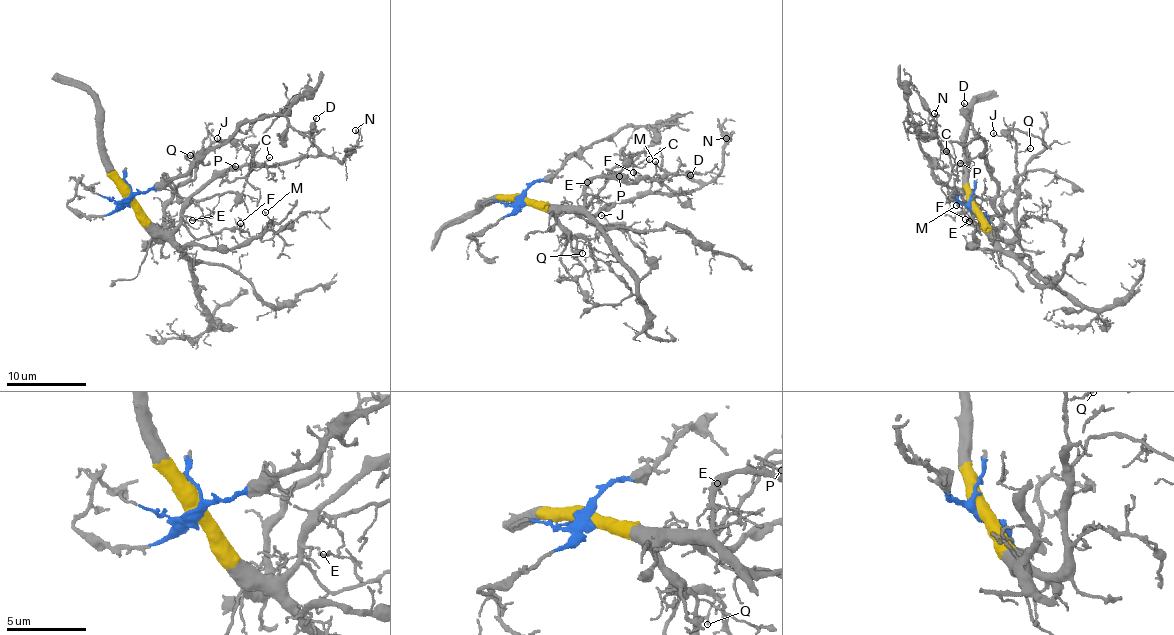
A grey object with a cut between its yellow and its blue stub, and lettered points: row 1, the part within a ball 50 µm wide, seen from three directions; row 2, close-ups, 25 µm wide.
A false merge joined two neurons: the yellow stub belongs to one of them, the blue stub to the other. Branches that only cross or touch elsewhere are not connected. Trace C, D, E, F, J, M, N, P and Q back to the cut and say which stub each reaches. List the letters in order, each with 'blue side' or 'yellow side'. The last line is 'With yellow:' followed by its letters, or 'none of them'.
C: yellow side
D: yellow side
E: yellow side
F: yellow side
J: yellow side
M: yellow side
N: yellow side
P: yellow side
Q: yellow side
With yellow: C, D, E, F, J, M, N, P, Q

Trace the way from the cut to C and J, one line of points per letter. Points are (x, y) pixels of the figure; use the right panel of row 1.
C: (972, 210), (992, 233), (1000, 223), (999, 212), (989, 199), (949, 192), (946, 182), (955, 162), (946, 151)
J: (972, 210), (1000, 236), (1009, 240), (1016, 233), (1018, 146), (1008, 135), (997, 136), (992, 132)

